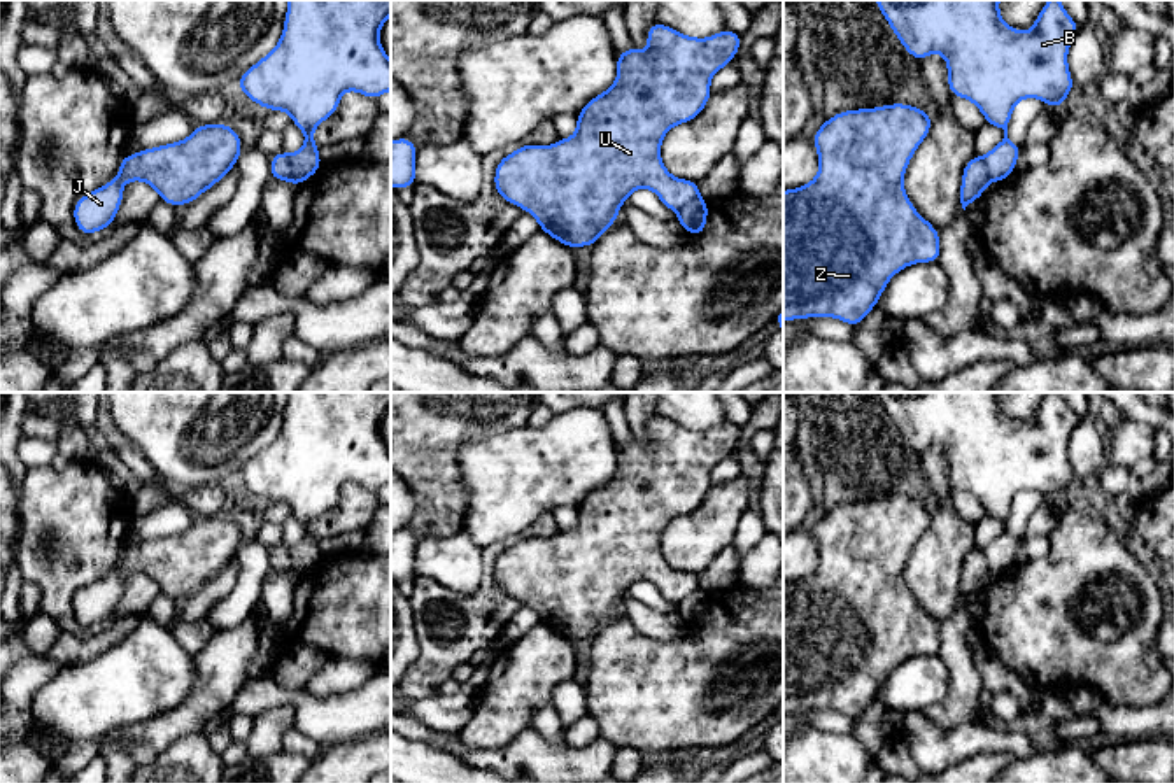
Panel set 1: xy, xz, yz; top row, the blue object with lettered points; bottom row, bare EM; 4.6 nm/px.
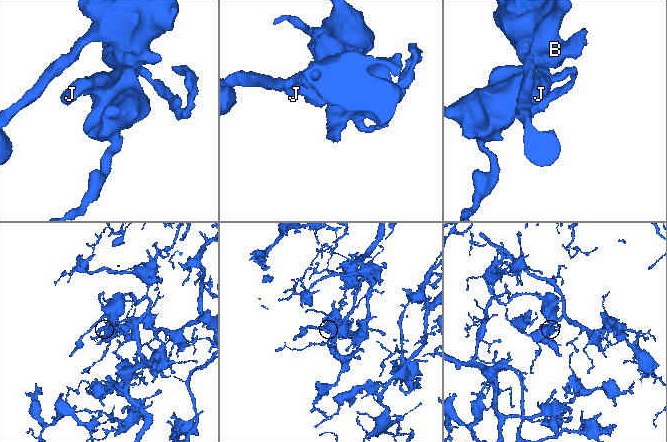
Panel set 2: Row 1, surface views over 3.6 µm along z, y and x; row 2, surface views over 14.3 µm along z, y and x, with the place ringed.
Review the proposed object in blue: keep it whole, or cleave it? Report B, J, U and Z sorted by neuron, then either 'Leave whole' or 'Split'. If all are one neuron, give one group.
Groups: B / J U Z. Split

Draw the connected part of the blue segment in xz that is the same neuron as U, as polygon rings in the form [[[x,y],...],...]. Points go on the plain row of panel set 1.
[[[652,415],[647,422],[648,445],[634,436],[629,443],[617,443],[617,471],[612,480],[589,492],[576,508],[576,526],[543,540],[538,536],[519,538],[515,545],[501,550],[494,562],[494,583],[508,596],[527,603],[540,622],[569,641],[591,639],[615,617],[620,599],[633,583],[652,582],[669,603],[699,590],[699,575],[673,569],[661,552],[661,534],[666,526],[682,515],[690,515],[711,490],[711,469],[729,457],[741,438],[741,427],[731,420],[706,431],[680,426],[675,420]]]

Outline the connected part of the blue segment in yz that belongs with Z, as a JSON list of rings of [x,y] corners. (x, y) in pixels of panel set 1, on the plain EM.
[[[888,496],[841,503],[815,524],[811,533],[818,545],[818,568],[797,582],[783,583],[783,715],[832,709],[857,720],[895,666],[916,655],[939,653],[939,624],[915,603],[902,578],[908,555],[927,531],[930,515],[932,506],[918,499]]]

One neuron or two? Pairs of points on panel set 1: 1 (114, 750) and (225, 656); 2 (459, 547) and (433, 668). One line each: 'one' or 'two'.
1: one
2: two

